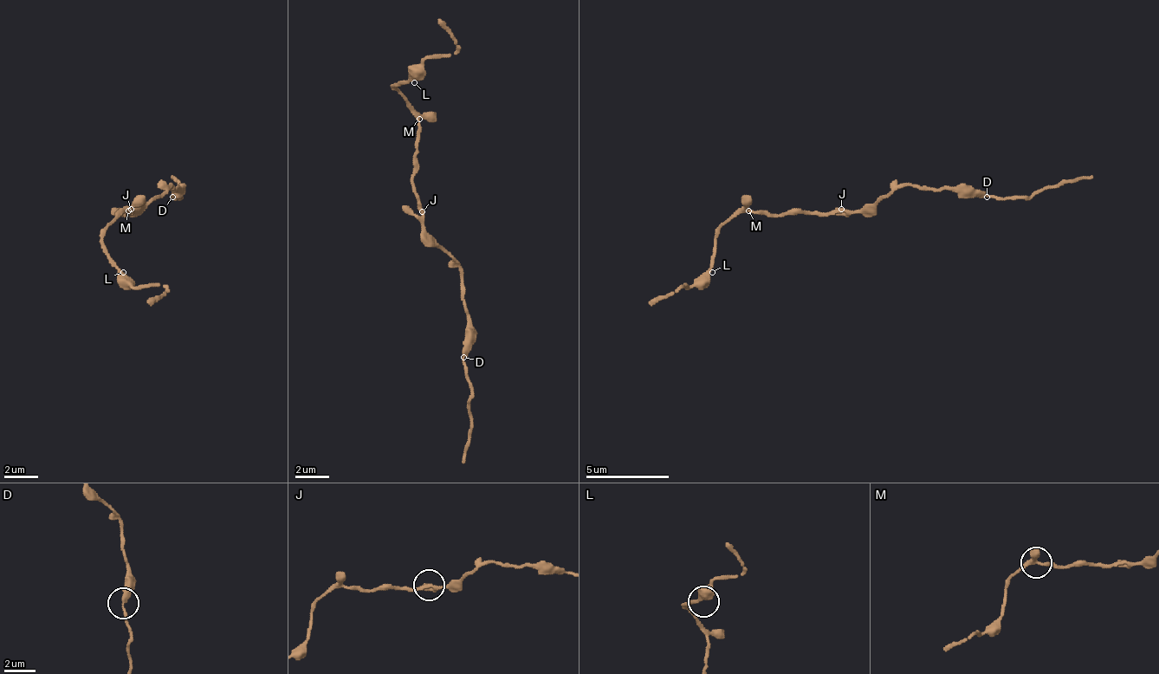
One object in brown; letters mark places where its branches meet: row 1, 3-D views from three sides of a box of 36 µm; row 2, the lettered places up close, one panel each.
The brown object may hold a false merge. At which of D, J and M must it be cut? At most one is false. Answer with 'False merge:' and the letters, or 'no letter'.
False merge: no letter

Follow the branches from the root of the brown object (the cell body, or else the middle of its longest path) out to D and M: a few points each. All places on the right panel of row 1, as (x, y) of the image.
D: (841, 213), (866, 213), (899, 184), (920, 184), (924, 188), (978, 188), (987, 197)
M: (841, 213), (754, 213), (749, 209)

